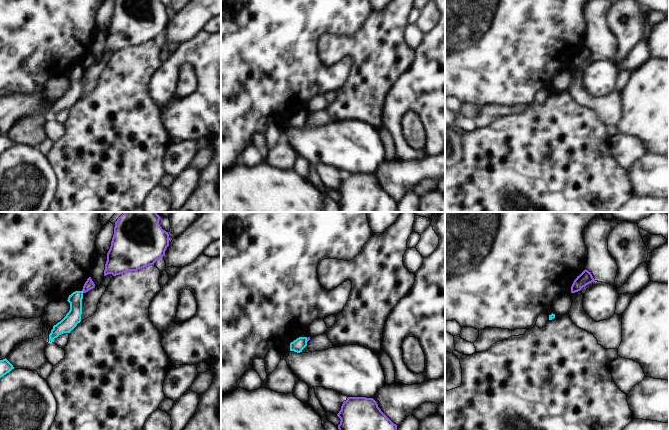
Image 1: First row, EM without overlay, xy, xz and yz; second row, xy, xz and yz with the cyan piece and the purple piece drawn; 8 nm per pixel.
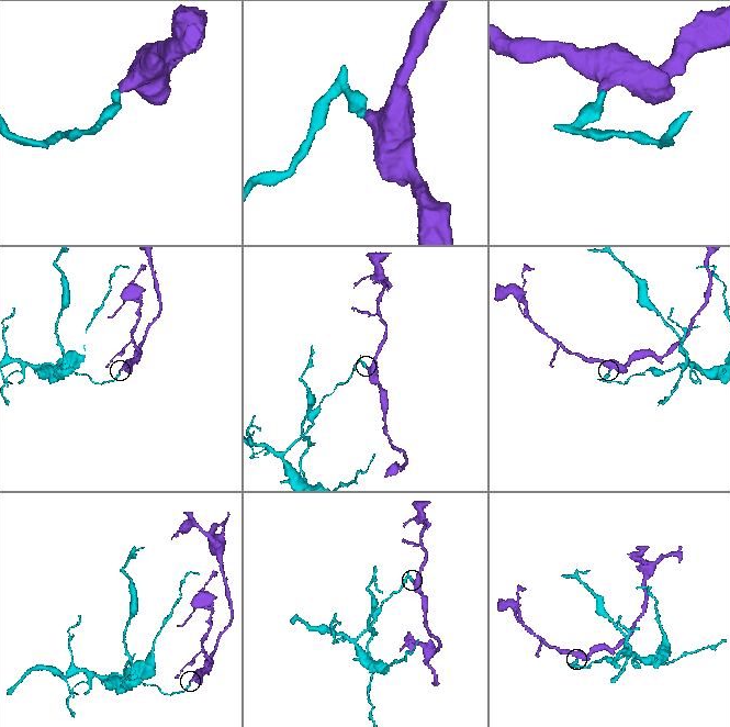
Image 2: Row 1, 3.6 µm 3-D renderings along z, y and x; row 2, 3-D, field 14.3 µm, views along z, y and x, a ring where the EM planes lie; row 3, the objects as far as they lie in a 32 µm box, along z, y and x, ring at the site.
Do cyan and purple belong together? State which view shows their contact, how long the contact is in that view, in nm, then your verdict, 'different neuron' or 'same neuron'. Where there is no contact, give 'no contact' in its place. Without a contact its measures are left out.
xz | 30 nm | different neuron

